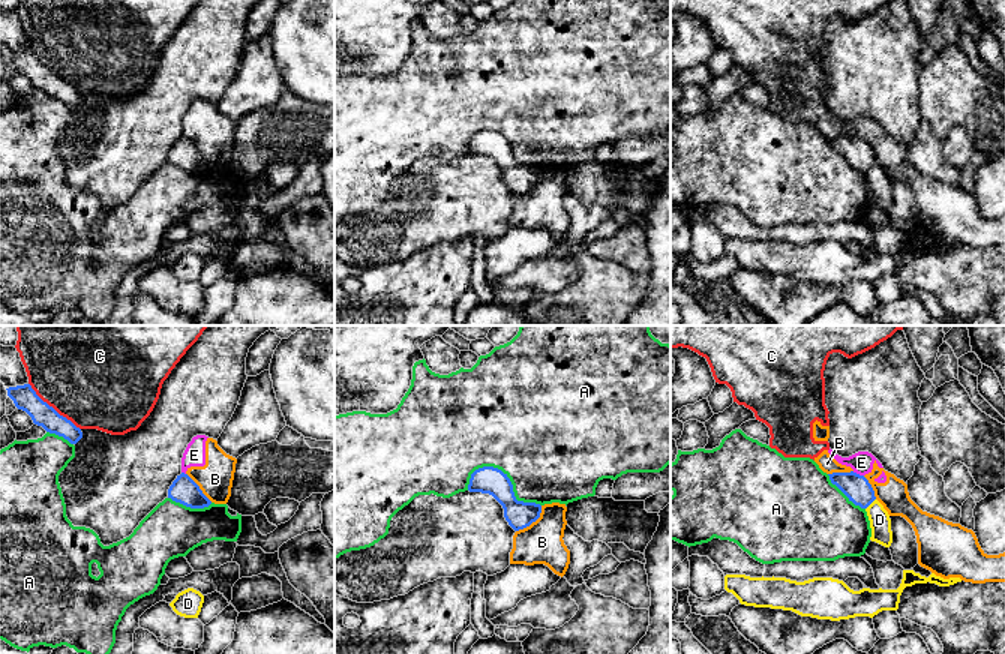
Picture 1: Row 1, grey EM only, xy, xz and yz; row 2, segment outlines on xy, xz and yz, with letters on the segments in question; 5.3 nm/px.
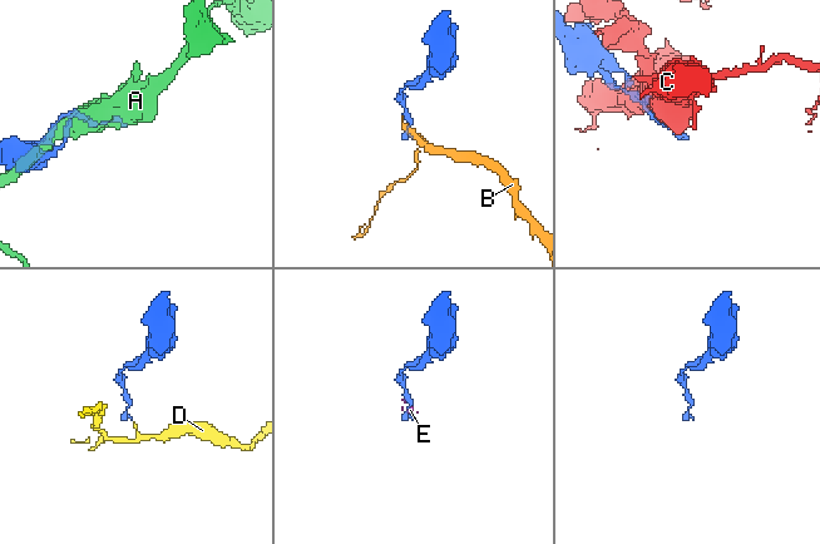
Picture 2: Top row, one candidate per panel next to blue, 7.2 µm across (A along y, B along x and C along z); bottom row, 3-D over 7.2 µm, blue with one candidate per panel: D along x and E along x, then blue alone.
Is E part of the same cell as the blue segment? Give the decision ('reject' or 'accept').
reject

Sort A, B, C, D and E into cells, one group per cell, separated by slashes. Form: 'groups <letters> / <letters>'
groups A / B C E / D

